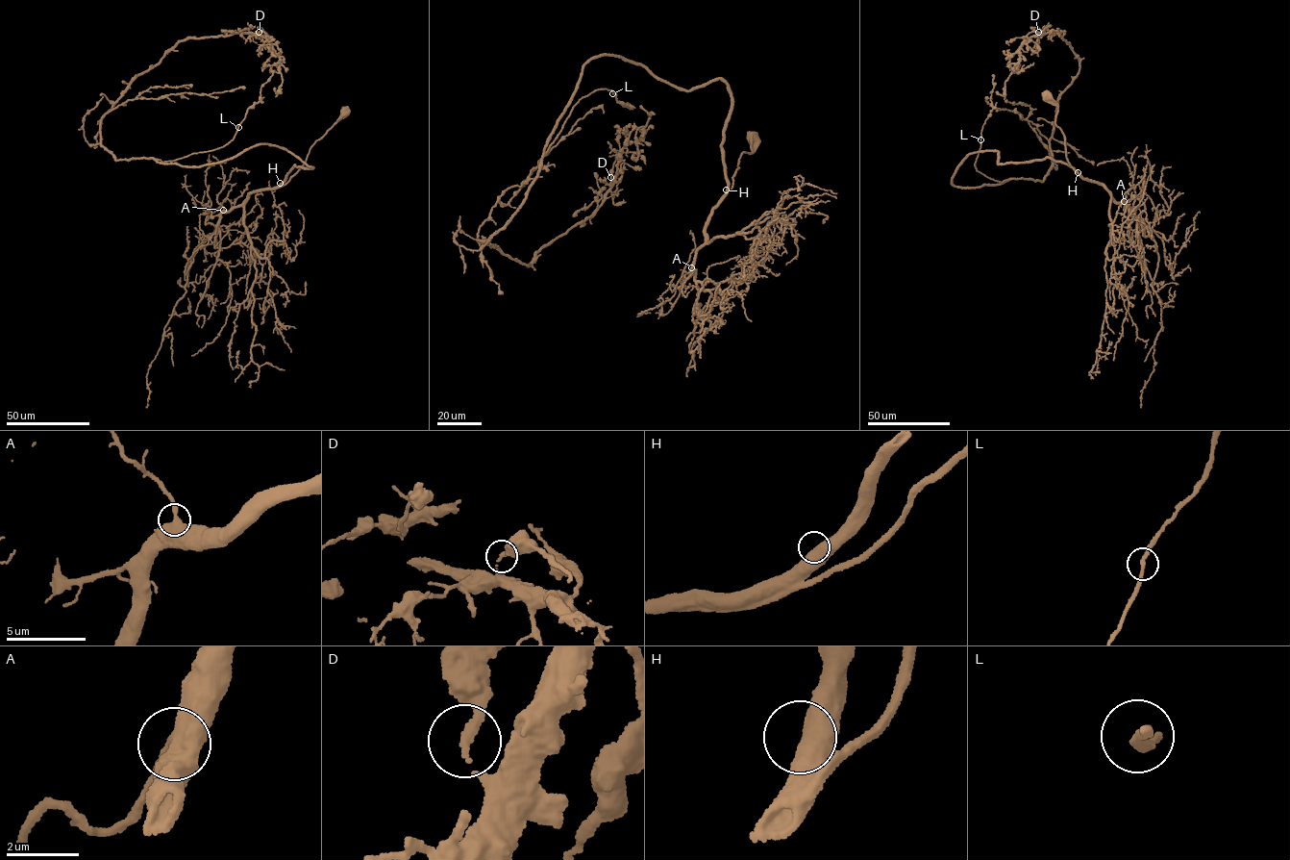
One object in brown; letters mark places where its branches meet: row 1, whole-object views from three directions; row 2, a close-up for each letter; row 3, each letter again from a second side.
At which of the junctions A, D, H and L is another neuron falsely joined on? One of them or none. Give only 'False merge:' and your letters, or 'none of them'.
False merge: none of them

